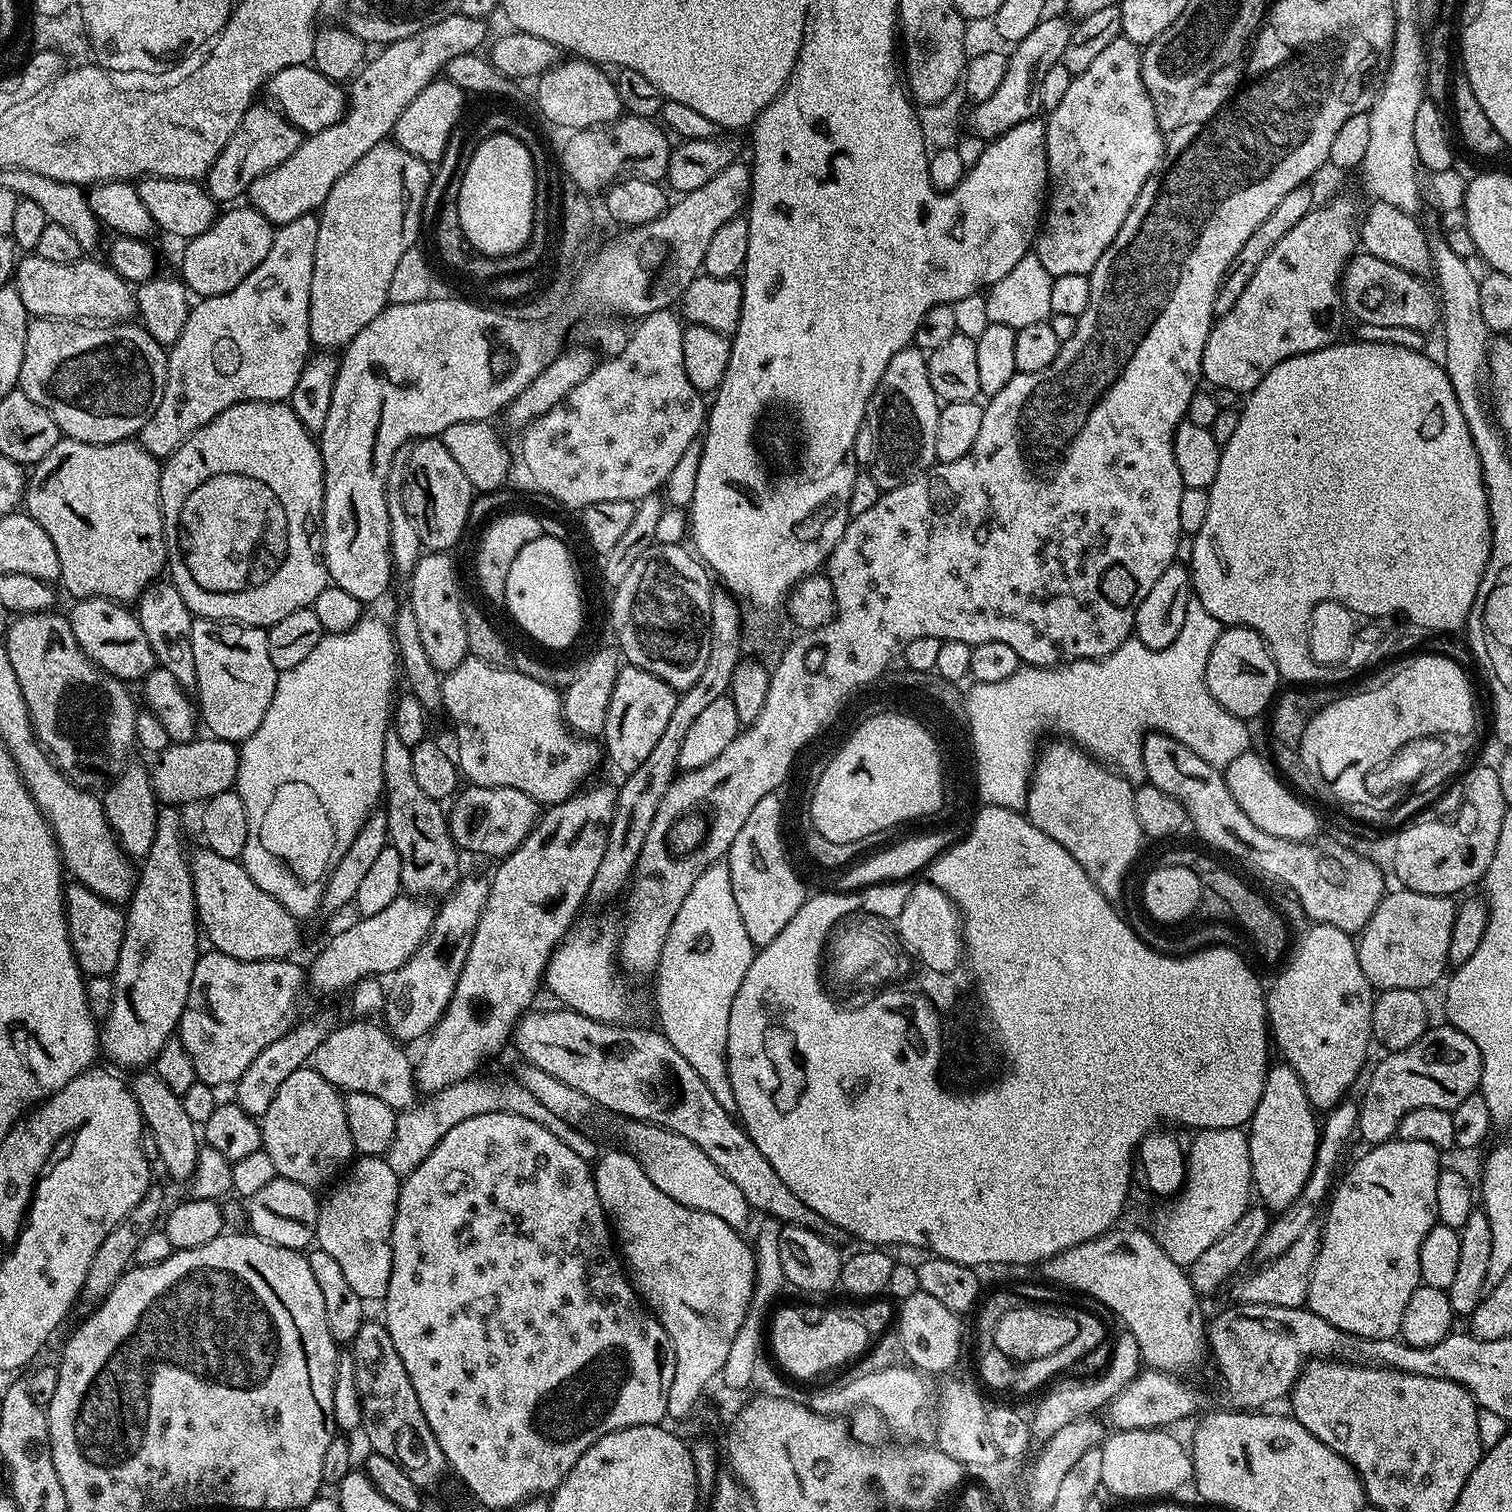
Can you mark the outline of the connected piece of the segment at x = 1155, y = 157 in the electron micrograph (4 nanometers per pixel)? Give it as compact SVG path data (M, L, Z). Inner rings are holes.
M1121 34L1114 38L1114 42L1109 42L1106 47L1094 57L1094 62L1082 74L1073 76L1070 86L1066 89L1062 102L1054 106L1054 110L1047 113L1044 124L1044 137L1046 138L1046 158L1048 159L1048 191L1046 193L1046 211L1042 216L1042 223L1038 229L1038 235L1034 241L1034 254L1042 266L1053 278L1062 274L1082 274L1088 276L1094 270L1098 258L1114 242L1118 230L1122 230L1122 222L1126 222L1126 214L1130 214L1130 206L1134 206L1134 198L1146 184L1146 178L1150 178L1153 172L1160 167L1160 159L1164 156L1165 135L1160 123L1156 120L1156 107L1152 104L1152 98L1146 86L1142 82L1142 70L1140 69L1141 49L1134 42L1130 42Z

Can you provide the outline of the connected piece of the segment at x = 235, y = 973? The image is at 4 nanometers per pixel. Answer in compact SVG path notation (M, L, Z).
M215 950L200 954L194 966L189 996L181 1014L178 1039L190 1054L199 1083L221 1086L235 1085L246 1074L246 1066L266 1050L270 1042L278 1042L297 1023L296 1011L300 1008L300 991L306 988L306 972L295 964L295 959L282 960L239 960Z

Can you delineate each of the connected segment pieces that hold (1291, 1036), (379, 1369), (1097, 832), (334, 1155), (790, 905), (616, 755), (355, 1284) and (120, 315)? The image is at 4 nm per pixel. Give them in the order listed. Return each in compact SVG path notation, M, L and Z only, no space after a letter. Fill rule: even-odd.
M1313 923L1311 927L1312 929L1301 938L1300 945L1296 948L1296 953L1294 953L1295 948L1291 953L1291 956L1293 955L1292 961L1281 970L1280 977L1273 982L1272 988L1270 984L1270 987L1267 989L1268 1023L1270 1025L1270 1036L1274 1041L1275 1047L1277 1044L1284 1051L1284 1056L1282 1056L1283 1063L1290 1065L1298 1074L1298 1078L1306 1090L1306 1098L1312 1103L1313 1109L1327 1110L1336 1107L1341 1100L1349 1095L1348 1091L1351 1090L1352 1083L1359 1078L1360 1071L1362 1071L1361 1076L1365 1071L1364 1059L1368 1056L1368 1043L1371 1045L1374 1040L1372 1035L1372 1002L1374 999L1374 989L1369 984L1366 974L1362 974L1362 966L1358 966L1358 954L1356 953L1357 941L1349 933L1338 930L1338 926L1330 926L1329 924Z
M369 1319L353 1338L350 1351L354 1376L358 1378L358 1394L362 1398L362 1433L368 1439L369 1449L382 1454L382 1458L390 1458L390 1462L398 1462L406 1478L410 1478L416 1488L427 1490L434 1487L443 1478L444 1472L449 1471L448 1459L442 1454L442 1446L438 1446L438 1438L434 1438L434 1430L430 1430L430 1422L426 1422L426 1414L422 1414L422 1406L418 1406L418 1394L414 1394L410 1374L406 1374L406 1366L402 1366L402 1358L398 1358L394 1342L390 1342L388 1327L379 1319Z
M1064 738L1053 739L1053 744L1048 744L1039 749L1036 757L1036 766L1032 774L1032 783L1028 785L1028 803L1026 805L1026 815L1028 820L1038 826L1038 830L1042 830L1042 834L1046 834L1046 838L1054 838L1054 842L1058 842L1058 846L1062 846L1062 850L1066 850L1066 854L1070 854L1070 858L1074 858L1074 862L1078 862L1078 866L1082 866L1082 870L1086 870L1086 874L1090 878L1090 882L1094 882L1098 886L1100 893L1105 898L1113 902L1119 901L1120 891L1124 888L1124 879L1128 876L1128 871L1132 868L1132 863L1136 860L1136 855L1140 852L1140 840L1142 841L1142 833L1140 831L1140 823L1138 822L1138 814L1134 814L1134 788L1124 779L1119 771L1113 770L1106 764L1101 764L1094 756L1089 756L1083 748L1069 742Z
M310 1066L294 1070L294 1074L278 1086L274 1102L270 1102L266 1114L259 1117L258 1123L262 1150L270 1154L277 1176L290 1182L319 1189L319 1184L332 1179L335 1181L353 1159L354 1145L350 1122L346 1118L344 1096L339 1088L326 1082L326 1078Z
M763 800L751 814L742 830L738 830L738 838L734 838L734 846L730 846L726 863L730 870L730 886L734 886L734 902L738 902L738 914L742 914L742 922L746 922L746 934L750 934L753 945L763 946L774 942L774 938L786 930L786 922L798 914L806 899L806 884L804 880L797 883L793 879L780 853L777 835L780 807L776 800Z
M621 667L614 682L614 694L610 694L610 706L606 710L606 722L602 733L602 748L612 759L620 774L638 770L642 761L654 750L658 738L662 738L666 726L670 723L670 714L674 714L677 691L662 678L650 674L641 668Z
M360 1156L347 1172L335 1185L337 1188L325 1200L323 1197L316 1219L315 1243L342 1266L342 1275L358 1298L382 1302L390 1286L392 1227L402 1180L390 1170L384 1156Z
M28 254L23 257L15 265L14 268L14 287L18 290L18 294L22 294L22 303L26 306L29 317L32 318L51 318L54 320L75 320L77 322L128 322L133 319L136 312L136 298L133 289L130 287L129 281L123 280L113 268L107 263L92 260L96 258L81 258L75 260L73 264L63 264L62 262L46 262L46 258L35 254Z

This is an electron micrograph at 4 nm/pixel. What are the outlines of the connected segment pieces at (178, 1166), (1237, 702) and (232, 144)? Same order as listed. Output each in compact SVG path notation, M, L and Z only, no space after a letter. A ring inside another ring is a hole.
M144 1070L137 1076L140 1077L131 1081L130 1087L136 1095L140 1112L144 1115L150 1140L152 1136L156 1143L156 1152L160 1155L161 1162L168 1167L169 1174L176 1180L187 1182L192 1179L196 1159L202 1147L198 1139L198 1126L186 1114L186 1110L182 1110L181 1093L170 1090L170 1086L166 1086L166 1082L162 1082L162 1078L158 1078L155 1071Z
M1228 626L1221 631L1206 662L1206 686L1227 712L1245 722L1255 716L1264 716L1281 684L1272 651L1253 628Z
M253 103L252 107L246 110L238 130L234 130L230 142L226 142L222 154L218 154L206 177L207 192L221 205L228 206L239 201L236 199L239 196L241 199L247 193L254 178L286 162L286 158L290 158L290 154L294 154L300 145L302 139L300 129L295 128L275 107L260 103Z

